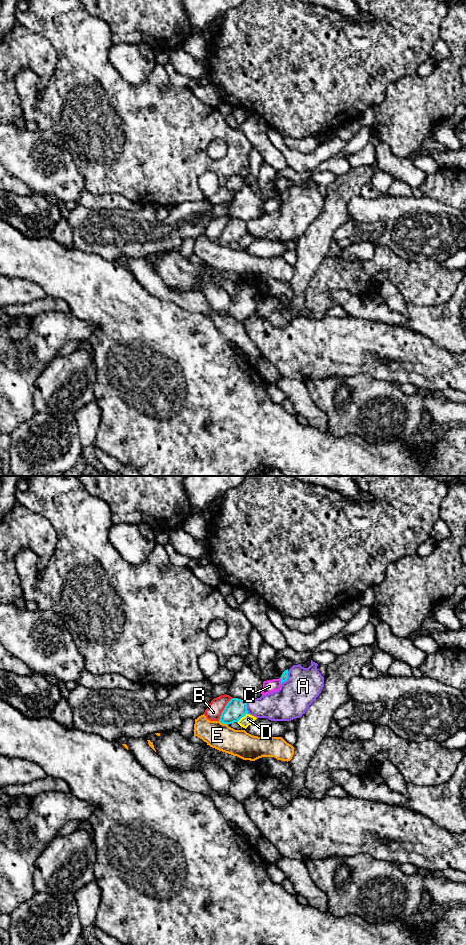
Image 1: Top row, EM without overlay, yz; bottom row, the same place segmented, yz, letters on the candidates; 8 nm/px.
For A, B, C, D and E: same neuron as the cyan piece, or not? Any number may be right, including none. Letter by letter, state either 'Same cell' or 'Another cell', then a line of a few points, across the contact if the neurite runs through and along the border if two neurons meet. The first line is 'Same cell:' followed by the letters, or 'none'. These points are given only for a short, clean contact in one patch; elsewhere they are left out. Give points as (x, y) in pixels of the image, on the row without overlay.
Same cell: none
A: Another cell
B: Another cell. Line: yz (232, 218), (225, 226), (218, 240)
C: Another cell. Line: yz (280, 197), (281, 203)
D: Another cell
E: Another cell. Line: yz (219, 240), (227, 245)

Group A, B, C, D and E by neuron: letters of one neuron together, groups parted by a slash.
A / B C / D / E

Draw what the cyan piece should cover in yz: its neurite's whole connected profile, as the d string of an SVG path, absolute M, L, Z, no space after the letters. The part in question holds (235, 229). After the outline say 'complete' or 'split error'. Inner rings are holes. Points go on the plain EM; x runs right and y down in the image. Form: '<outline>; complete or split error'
M232 218L222 231L219 241L228 245L238 242L246 234L248 234L247 221Z; complete

